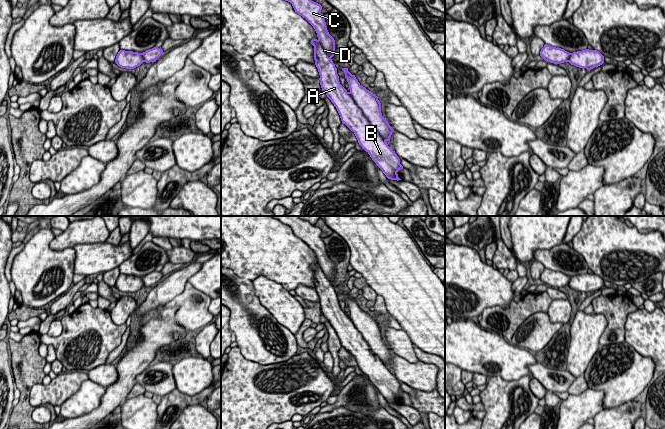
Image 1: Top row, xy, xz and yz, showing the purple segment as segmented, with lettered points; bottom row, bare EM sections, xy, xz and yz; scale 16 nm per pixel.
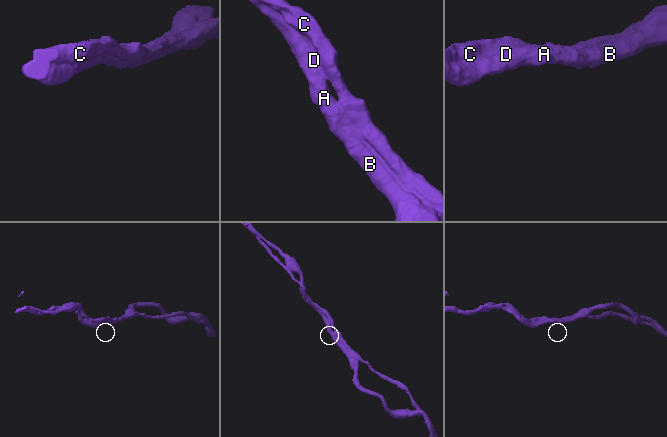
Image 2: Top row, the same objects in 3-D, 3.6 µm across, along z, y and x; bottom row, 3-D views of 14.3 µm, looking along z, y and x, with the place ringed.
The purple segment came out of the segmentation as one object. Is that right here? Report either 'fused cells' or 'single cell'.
single cell

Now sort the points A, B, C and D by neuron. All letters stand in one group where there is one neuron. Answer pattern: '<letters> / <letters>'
A B C D

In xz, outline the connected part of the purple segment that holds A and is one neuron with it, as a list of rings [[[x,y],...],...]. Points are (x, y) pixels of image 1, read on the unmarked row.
[[[272,216],[280,220],[283,224],[292,228],[296,237],[305,242],[315,253],[317,263],[312,263],[311,268],[314,270],[314,284],[315,289],[320,299],[320,309],[322,315],[327,319],[331,326],[336,331],[341,345],[345,348],[356,360],[359,369],[364,373],[376,387],[376,389],[383,395],[388,403],[401,404],[397,396],[403,393],[400,388],[400,383],[387,366],[393,357],[392,351],[389,349],[386,342],[381,337],[381,327],[378,321],[371,315],[363,311],[355,299],[352,299],[348,292],[342,292],[345,297],[345,302],[349,308],[350,315],[348,316],[339,305],[337,292],[332,285],[335,278],[335,264],[329,258],[325,243],[321,237],[322,230],[311,223],[300,219],[298,216]]]

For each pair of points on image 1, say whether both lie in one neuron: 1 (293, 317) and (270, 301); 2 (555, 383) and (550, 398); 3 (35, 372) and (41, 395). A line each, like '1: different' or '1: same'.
1: same
2: different
3: different

